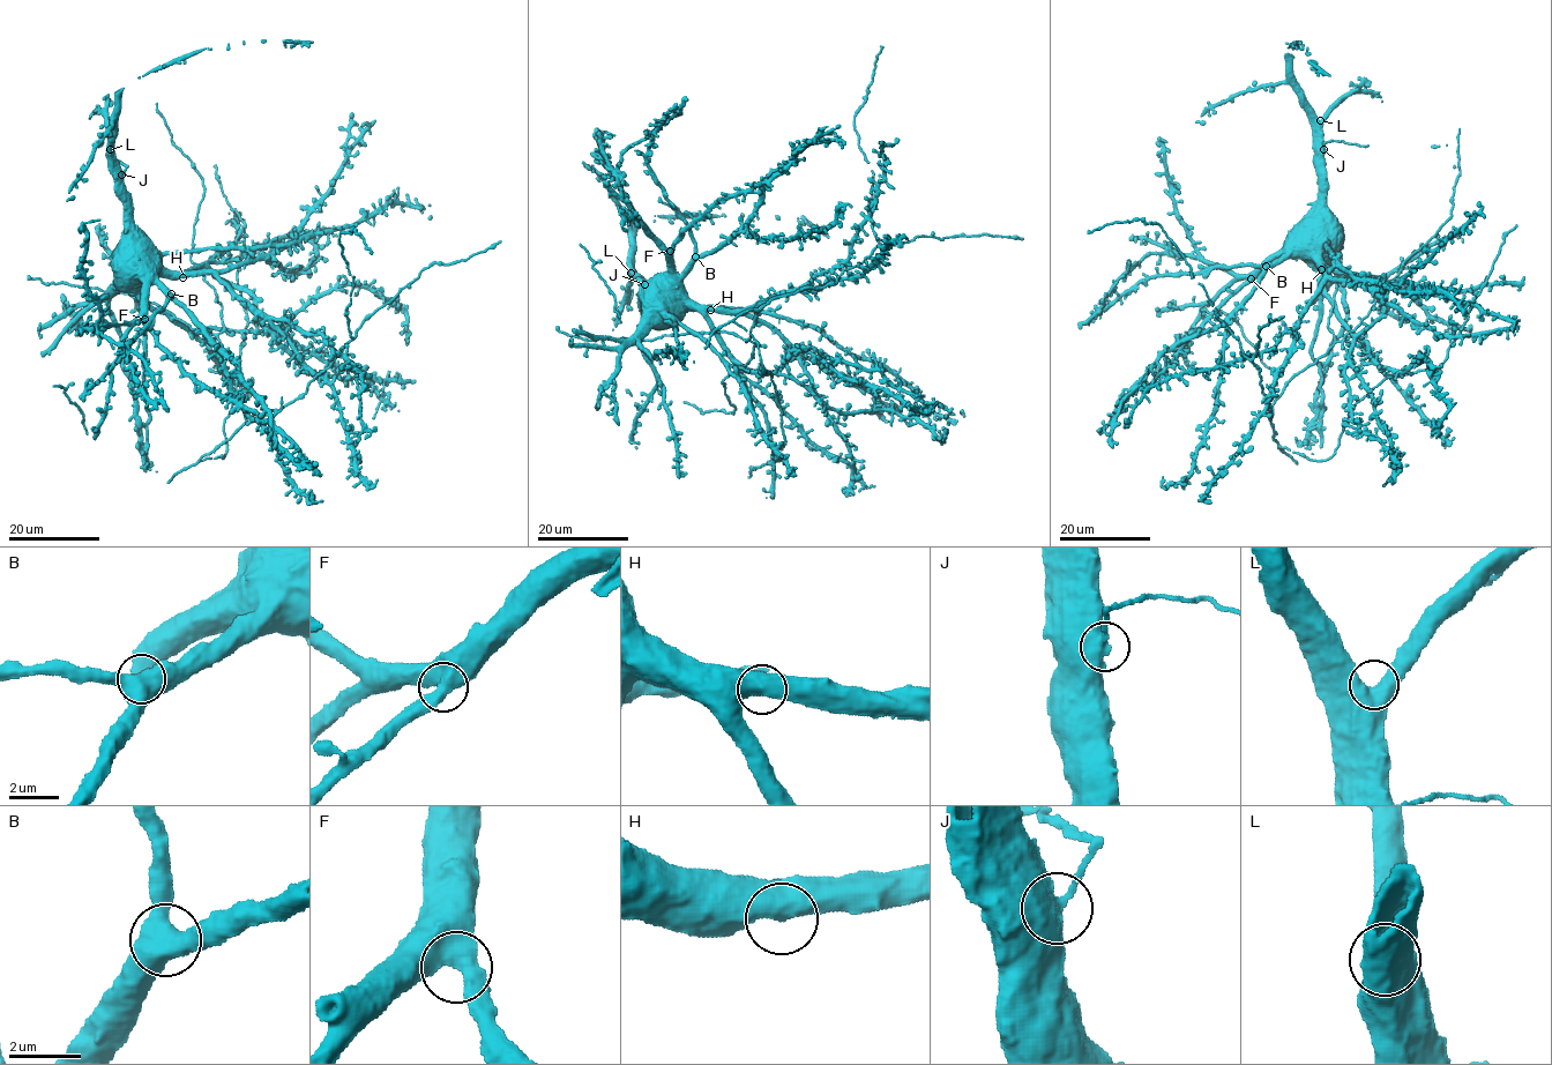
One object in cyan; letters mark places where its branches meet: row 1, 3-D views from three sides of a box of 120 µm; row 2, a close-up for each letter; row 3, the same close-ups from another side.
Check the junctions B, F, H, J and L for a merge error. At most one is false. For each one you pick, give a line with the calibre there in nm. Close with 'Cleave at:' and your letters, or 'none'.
J: Thickness 500 nm
Cleave at: J

